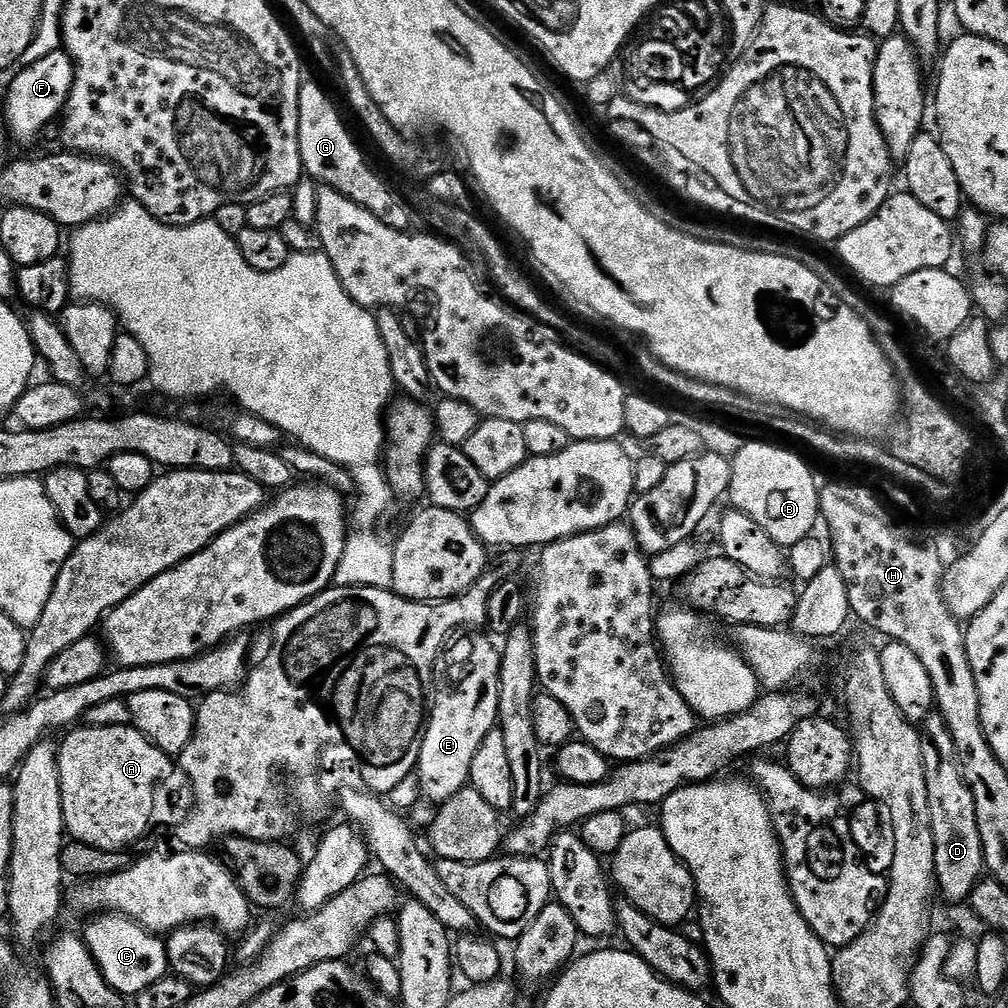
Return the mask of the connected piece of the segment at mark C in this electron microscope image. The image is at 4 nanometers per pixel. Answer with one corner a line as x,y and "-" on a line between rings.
96,914
91,917
88,929
82,932
84,945
90,950
94,962
102,970
106,982
115,992
120,993
125,998
135,998
146,986
154,986
162,977
169,975
168,966
168,945
155,932
148,932
138,922
134,922
128,916
117,916
115,914

